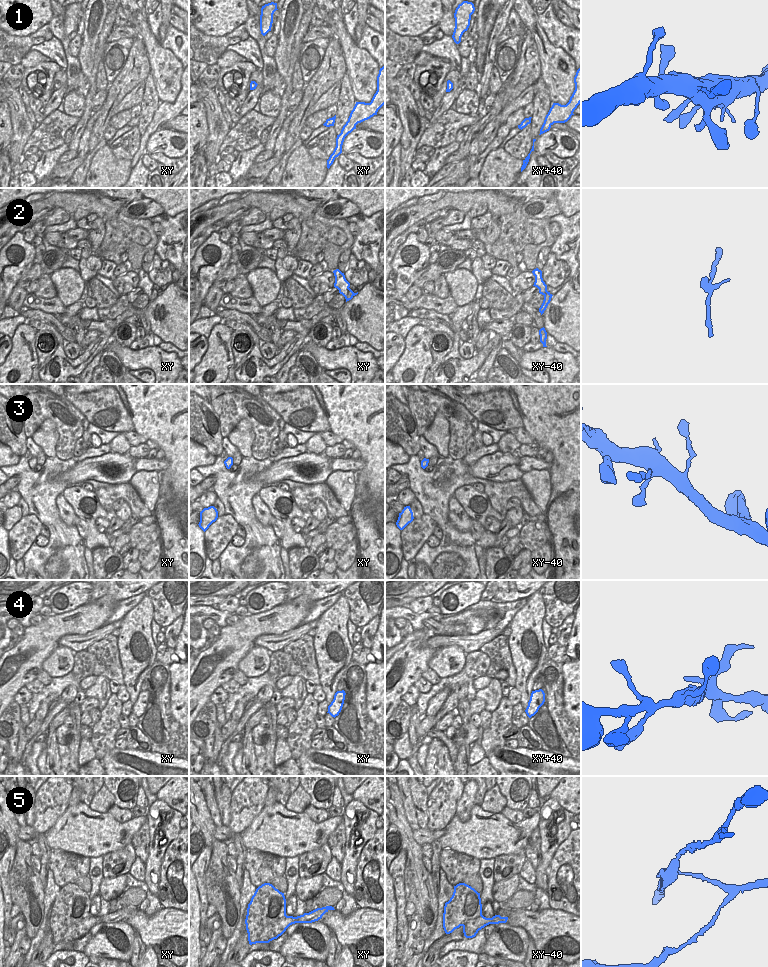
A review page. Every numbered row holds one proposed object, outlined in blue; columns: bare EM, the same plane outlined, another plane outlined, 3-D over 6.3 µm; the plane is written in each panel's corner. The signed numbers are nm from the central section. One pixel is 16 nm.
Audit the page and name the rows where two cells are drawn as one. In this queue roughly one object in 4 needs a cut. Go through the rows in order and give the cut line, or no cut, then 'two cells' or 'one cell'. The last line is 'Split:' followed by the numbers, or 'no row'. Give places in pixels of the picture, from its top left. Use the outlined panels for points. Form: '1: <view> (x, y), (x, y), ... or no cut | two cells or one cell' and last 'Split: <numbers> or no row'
1: no cut | one cell
2: no cut | one cell
3: no cut | one cell
4: no cut | one cell
5: xy-40 (482, 915), (470, 919), (465, 924), (467, 932) | two cells
Split: 5

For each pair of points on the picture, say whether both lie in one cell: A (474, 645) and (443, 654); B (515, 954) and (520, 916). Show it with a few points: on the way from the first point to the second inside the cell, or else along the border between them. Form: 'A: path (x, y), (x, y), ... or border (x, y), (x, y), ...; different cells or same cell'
A: border (437, 648), (458, 645), (466, 653); different cells
B: border (506, 922), (513, 926), (521, 926), (530, 937); different cells

